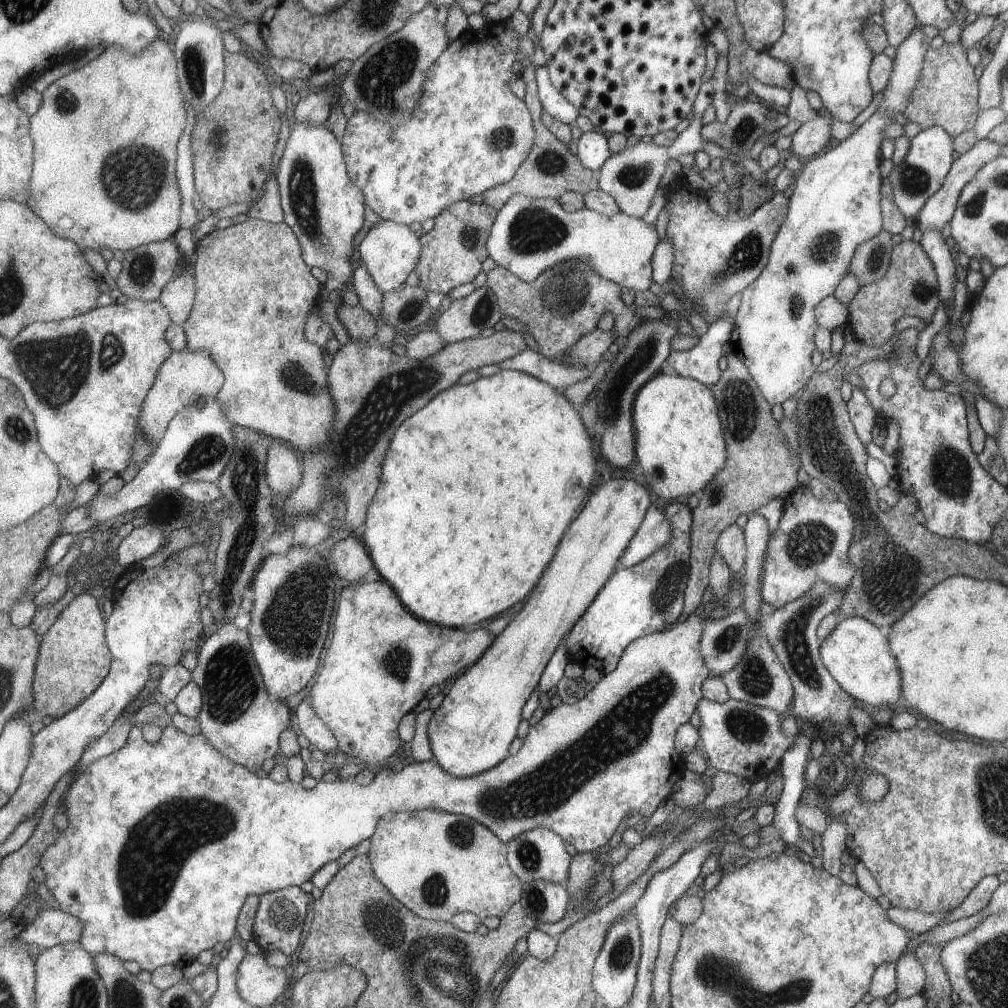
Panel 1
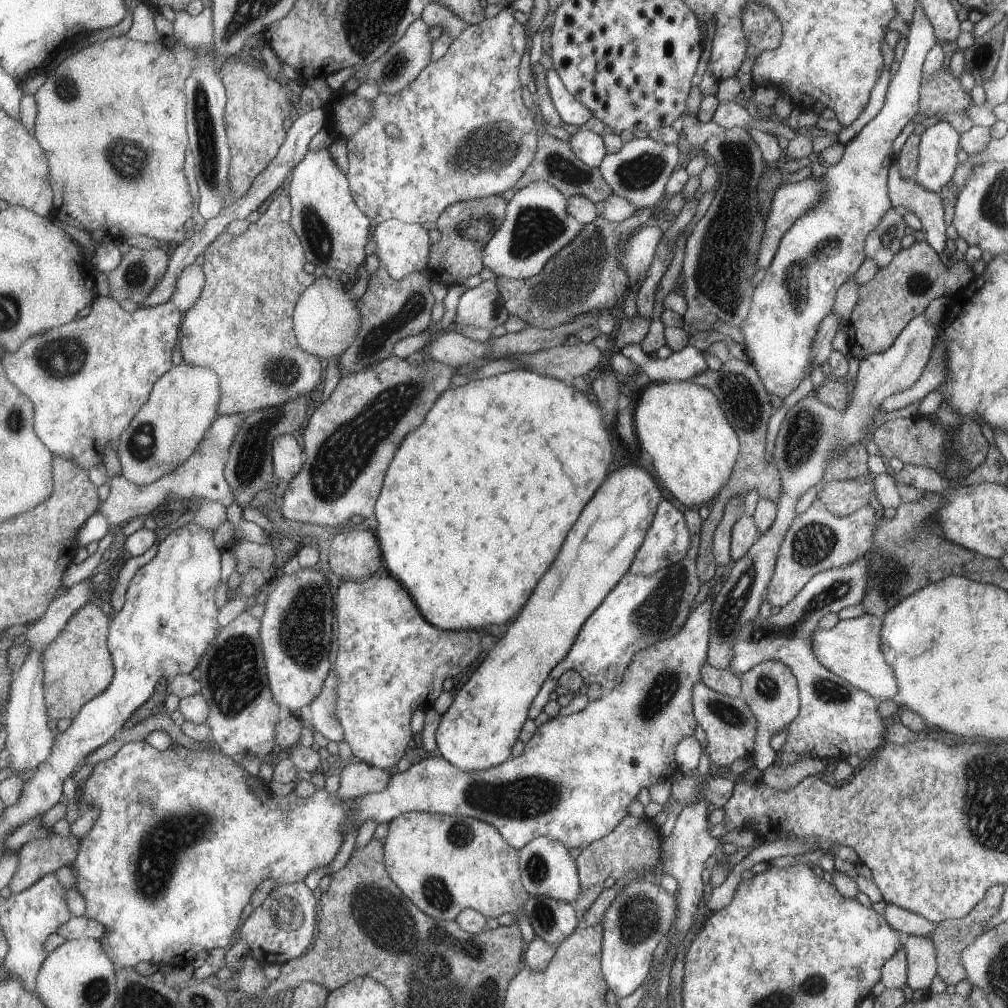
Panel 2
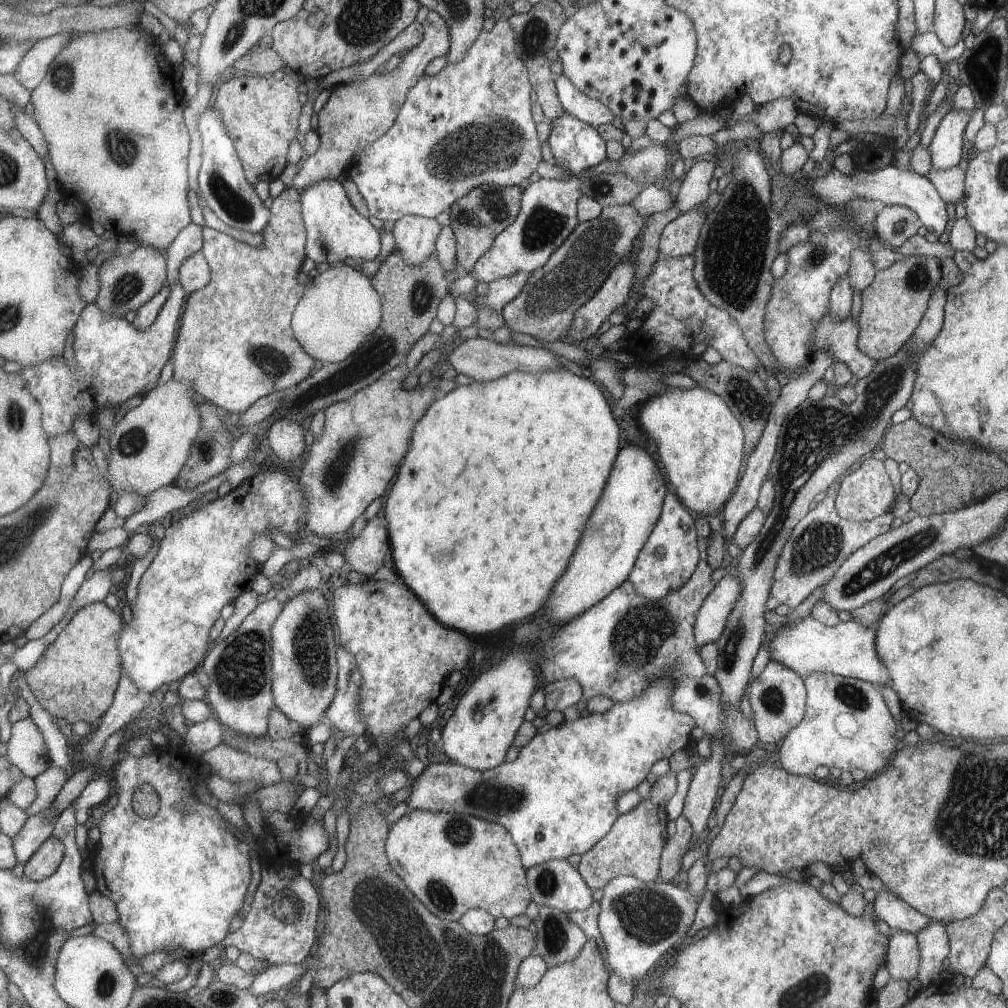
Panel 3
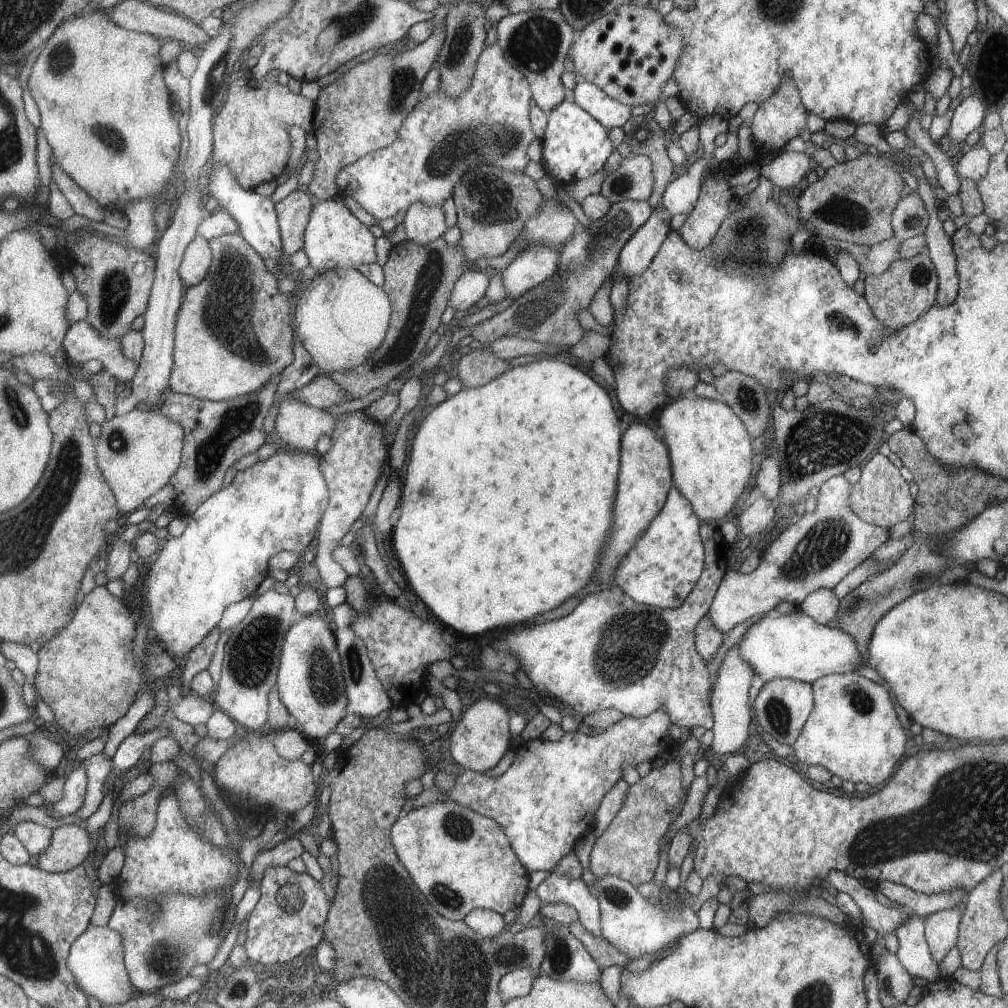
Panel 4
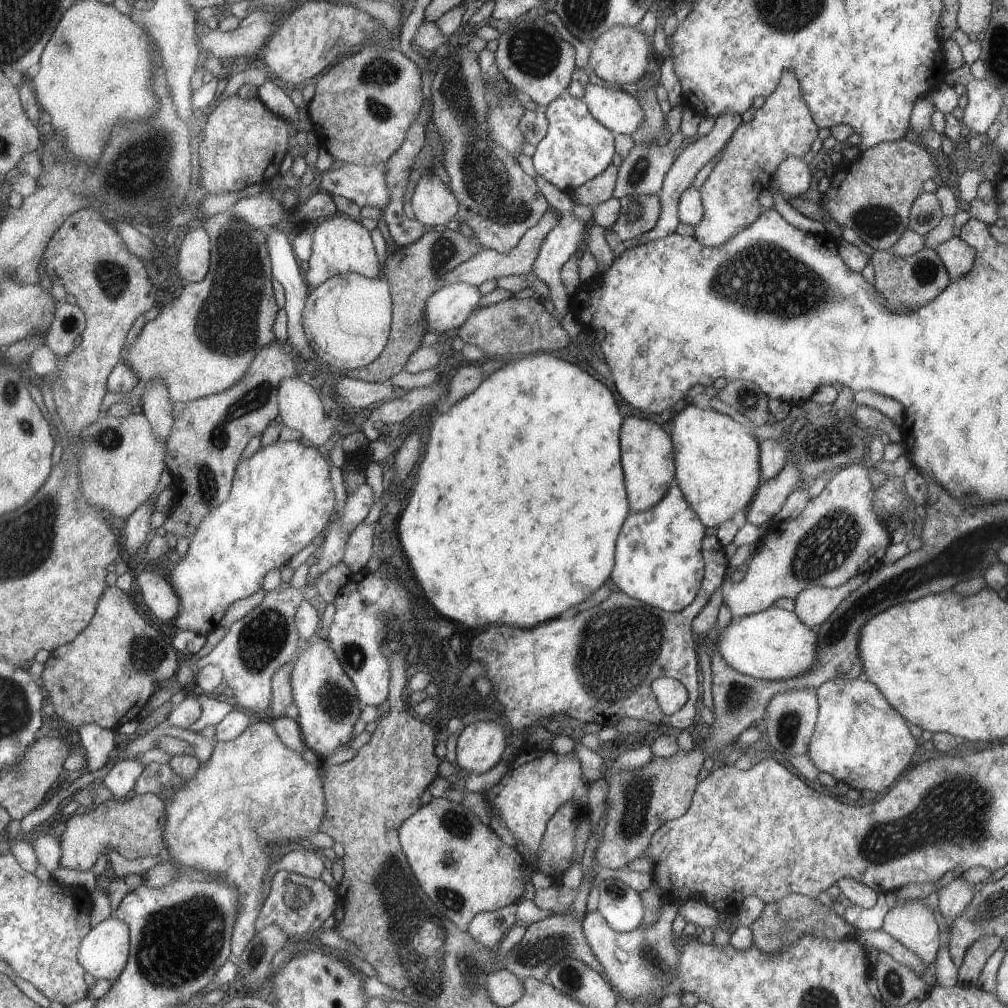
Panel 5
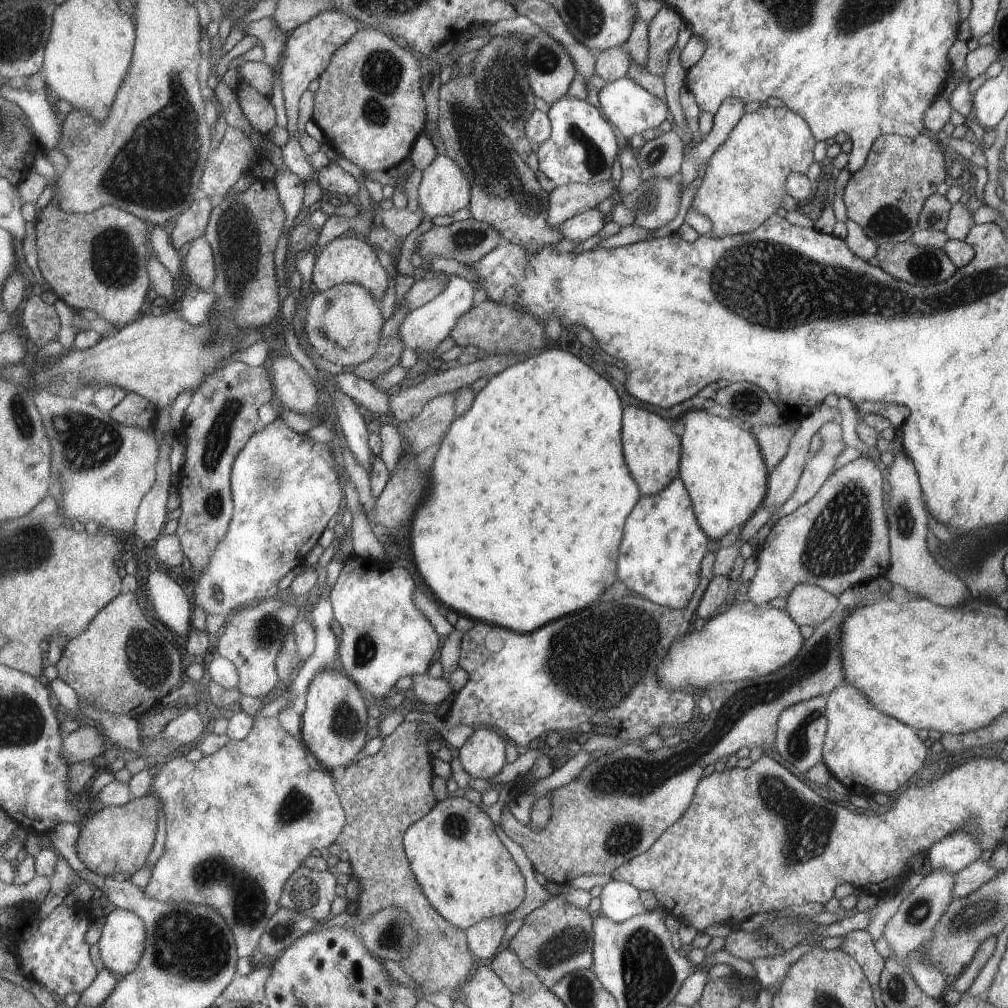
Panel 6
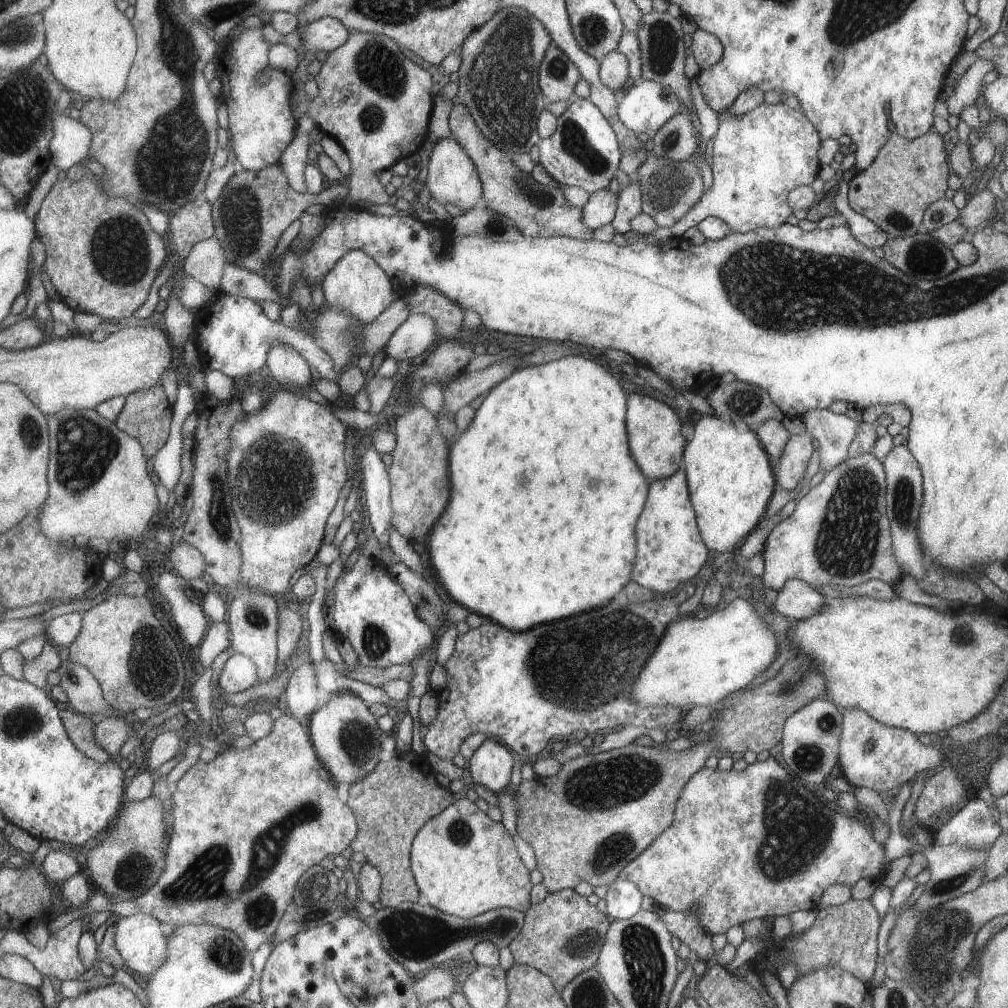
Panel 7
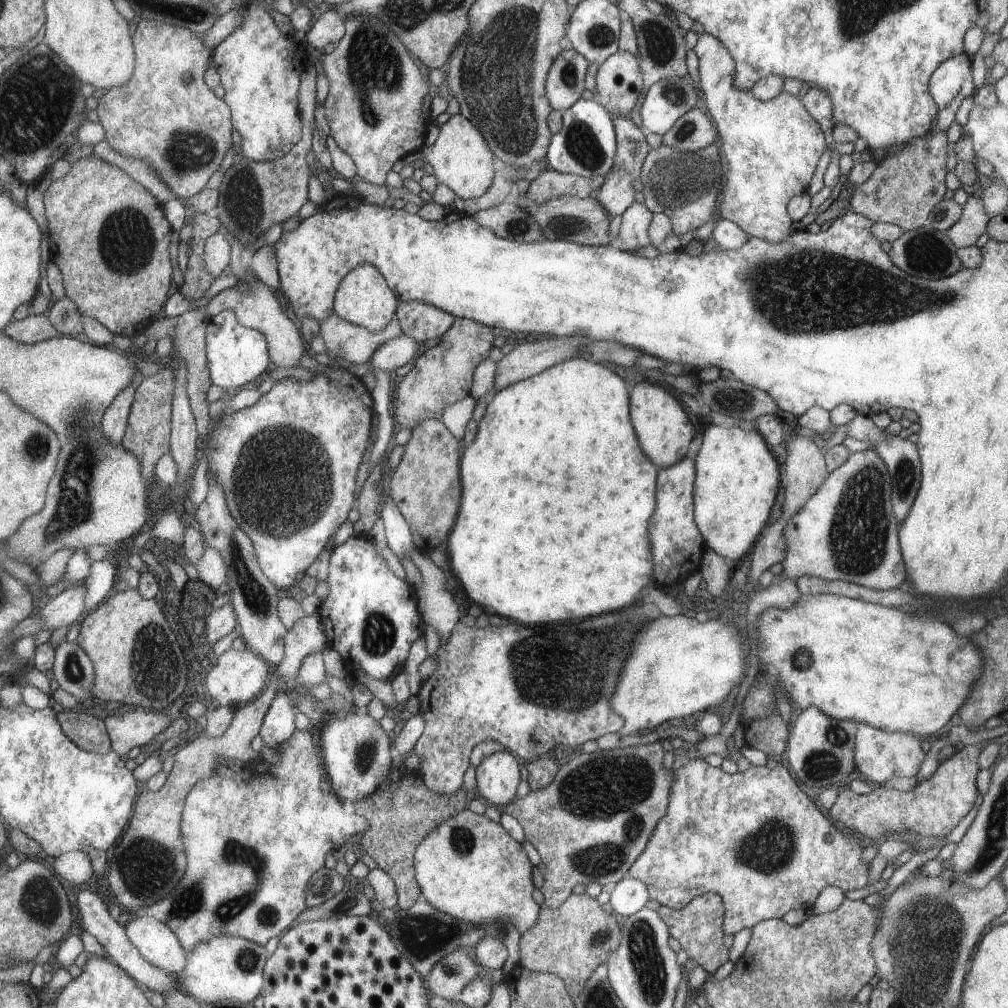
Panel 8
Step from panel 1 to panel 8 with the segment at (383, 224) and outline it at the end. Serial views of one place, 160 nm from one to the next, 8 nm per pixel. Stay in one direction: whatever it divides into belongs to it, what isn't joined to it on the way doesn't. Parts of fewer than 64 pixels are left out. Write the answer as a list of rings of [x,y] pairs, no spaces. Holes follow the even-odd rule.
[[[462,115],[450,116],[445,124],[439,126],[437,140],[431,146],[423,146],[416,156],[422,156],[433,168],[432,176],[435,177],[437,184],[448,187],[455,196],[463,200],[477,199],[491,186],[494,174],[491,164],[493,154],[481,132]]]

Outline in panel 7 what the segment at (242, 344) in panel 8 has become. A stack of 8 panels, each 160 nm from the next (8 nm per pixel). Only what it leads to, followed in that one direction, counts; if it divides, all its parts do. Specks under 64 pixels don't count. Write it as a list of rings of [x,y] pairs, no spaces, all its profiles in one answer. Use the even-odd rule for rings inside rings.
[[[220,292],[213,301],[209,301],[192,318],[195,320],[194,338],[201,369],[219,371],[230,379],[245,378],[250,372],[266,364],[266,352],[273,341],[291,345],[311,366],[315,374],[325,380],[335,380],[330,356],[323,352],[315,340],[305,334],[301,328],[296,330],[284,326],[281,321],[271,321],[265,317],[257,302],[245,297]]]

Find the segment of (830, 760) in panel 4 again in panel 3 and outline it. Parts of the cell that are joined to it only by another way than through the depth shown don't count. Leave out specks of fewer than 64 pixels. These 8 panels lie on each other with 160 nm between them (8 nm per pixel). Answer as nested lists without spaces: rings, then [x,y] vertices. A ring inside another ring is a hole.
[[[815,672],[802,676],[806,688],[805,716],[795,729],[783,738],[779,750],[776,752],[775,764],[781,770],[795,775],[809,775],[814,773],[817,766],[837,768],[840,771],[850,772],[855,768],[862,770],[868,778],[875,776],[889,760],[891,752],[895,750],[895,722],[889,710],[883,704],[877,685],[859,679],[831,675],[830,673]]]

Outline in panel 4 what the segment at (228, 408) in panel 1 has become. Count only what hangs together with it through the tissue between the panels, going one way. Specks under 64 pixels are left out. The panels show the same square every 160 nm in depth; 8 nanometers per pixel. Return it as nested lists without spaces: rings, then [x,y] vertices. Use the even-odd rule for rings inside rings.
[[[299,187],[274,205],[281,252],[286,258],[303,248],[305,228],[313,201],[305,189]],[[227,233],[207,242],[211,266],[205,278],[186,290],[176,330],[175,365],[171,374],[172,393],[205,401],[227,402],[243,398],[267,386],[275,372],[293,360],[293,330],[289,324],[289,294],[279,294],[275,276],[265,270],[258,252],[237,233]]]

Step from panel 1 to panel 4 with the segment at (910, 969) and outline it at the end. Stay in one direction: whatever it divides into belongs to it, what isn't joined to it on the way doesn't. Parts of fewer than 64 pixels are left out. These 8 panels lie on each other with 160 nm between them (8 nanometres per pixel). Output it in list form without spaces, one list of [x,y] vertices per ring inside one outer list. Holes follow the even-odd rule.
[[[961,906],[935,911],[924,917],[924,935],[931,958],[937,964],[938,977],[941,977],[939,963],[956,944],[961,917]]]

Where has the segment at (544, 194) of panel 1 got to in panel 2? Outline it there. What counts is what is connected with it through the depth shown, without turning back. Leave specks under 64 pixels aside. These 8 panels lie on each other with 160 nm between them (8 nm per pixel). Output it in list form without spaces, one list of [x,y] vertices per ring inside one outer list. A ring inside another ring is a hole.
[[[543,129],[539,132],[539,141],[534,153],[534,161],[530,163],[530,166],[527,166],[525,173],[518,179],[518,182],[515,182],[514,186],[511,186],[511,189],[515,192],[533,182],[550,183],[555,190],[559,190],[561,194],[565,195],[567,200],[572,195],[580,195],[596,204],[611,196],[611,188],[605,184],[597,167],[587,167],[571,151],[566,142],[553,138]]]

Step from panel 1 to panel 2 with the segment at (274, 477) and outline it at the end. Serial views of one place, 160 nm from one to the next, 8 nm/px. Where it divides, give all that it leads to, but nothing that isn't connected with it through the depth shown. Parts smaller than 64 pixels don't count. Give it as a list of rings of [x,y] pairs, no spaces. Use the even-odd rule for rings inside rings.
[[[280,435],[272,441],[269,455],[272,460],[272,474],[277,480],[290,482],[304,464],[304,456],[299,448],[296,435]]]

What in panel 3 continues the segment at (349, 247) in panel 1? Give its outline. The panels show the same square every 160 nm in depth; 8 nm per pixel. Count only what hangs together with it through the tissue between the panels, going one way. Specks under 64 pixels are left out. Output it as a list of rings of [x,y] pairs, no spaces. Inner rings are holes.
[[[325,178],[321,182],[313,182],[306,190],[298,193],[302,222],[306,230],[306,258],[313,264],[334,266],[342,264],[346,258],[359,259],[362,262],[373,261],[379,254],[377,230],[367,222],[367,218],[359,216],[353,210],[337,179]]]

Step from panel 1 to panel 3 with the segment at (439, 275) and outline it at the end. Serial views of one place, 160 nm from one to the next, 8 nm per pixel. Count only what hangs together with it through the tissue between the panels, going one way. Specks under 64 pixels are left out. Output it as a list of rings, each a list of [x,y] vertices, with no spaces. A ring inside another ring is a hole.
[[[483,185],[475,186],[473,190],[465,194],[462,198],[459,198],[454,205],[450,206],[449,210],[449,228],[451,228],[453,235],[455,236],[455,261],[454,264],[462,272],[471,274],[471,270],[477,264],[477,261],[494,243],[494,239],[502,233],[507,226],[514,222],[514,219],[518,217],[517,210],[521,209],[521,190],[519,186],[495,186],[495,185]]]

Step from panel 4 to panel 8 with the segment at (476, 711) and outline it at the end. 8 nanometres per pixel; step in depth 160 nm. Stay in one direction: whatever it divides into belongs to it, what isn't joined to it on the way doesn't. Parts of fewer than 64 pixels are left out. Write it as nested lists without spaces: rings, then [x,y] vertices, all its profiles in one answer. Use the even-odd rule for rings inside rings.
[[[507,750],[493,752],[475,766],[475,789],[498,809],[513,801],[517,782],[519,764]]]

